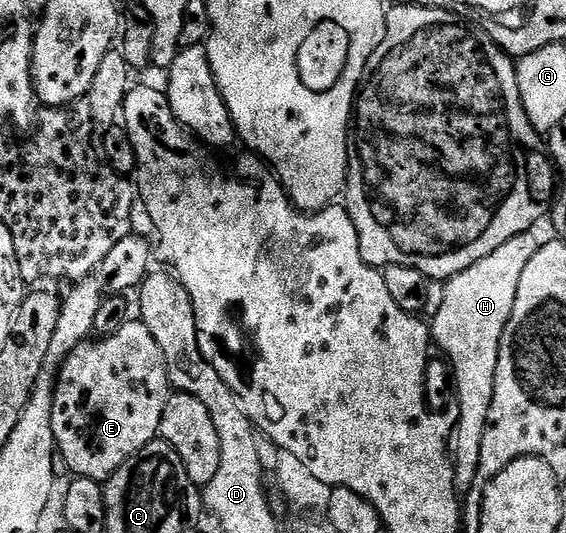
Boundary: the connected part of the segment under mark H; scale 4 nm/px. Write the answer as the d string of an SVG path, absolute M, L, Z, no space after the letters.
M533 232L521 233L504 247L496 247L492 255L480 259L463 273L449 278L442 293L439 307L430 330L433 342L446 353L454 371L456 403L459 420L454 435L450 437L450 453L454 466L455 488L470 489L479 470L480 447L486 429L487 413L491 407L496 363L499 359L499 343L504 327L512 315L516 303L516 291L520 287L520 275L532 255L536 255L540 241Z

